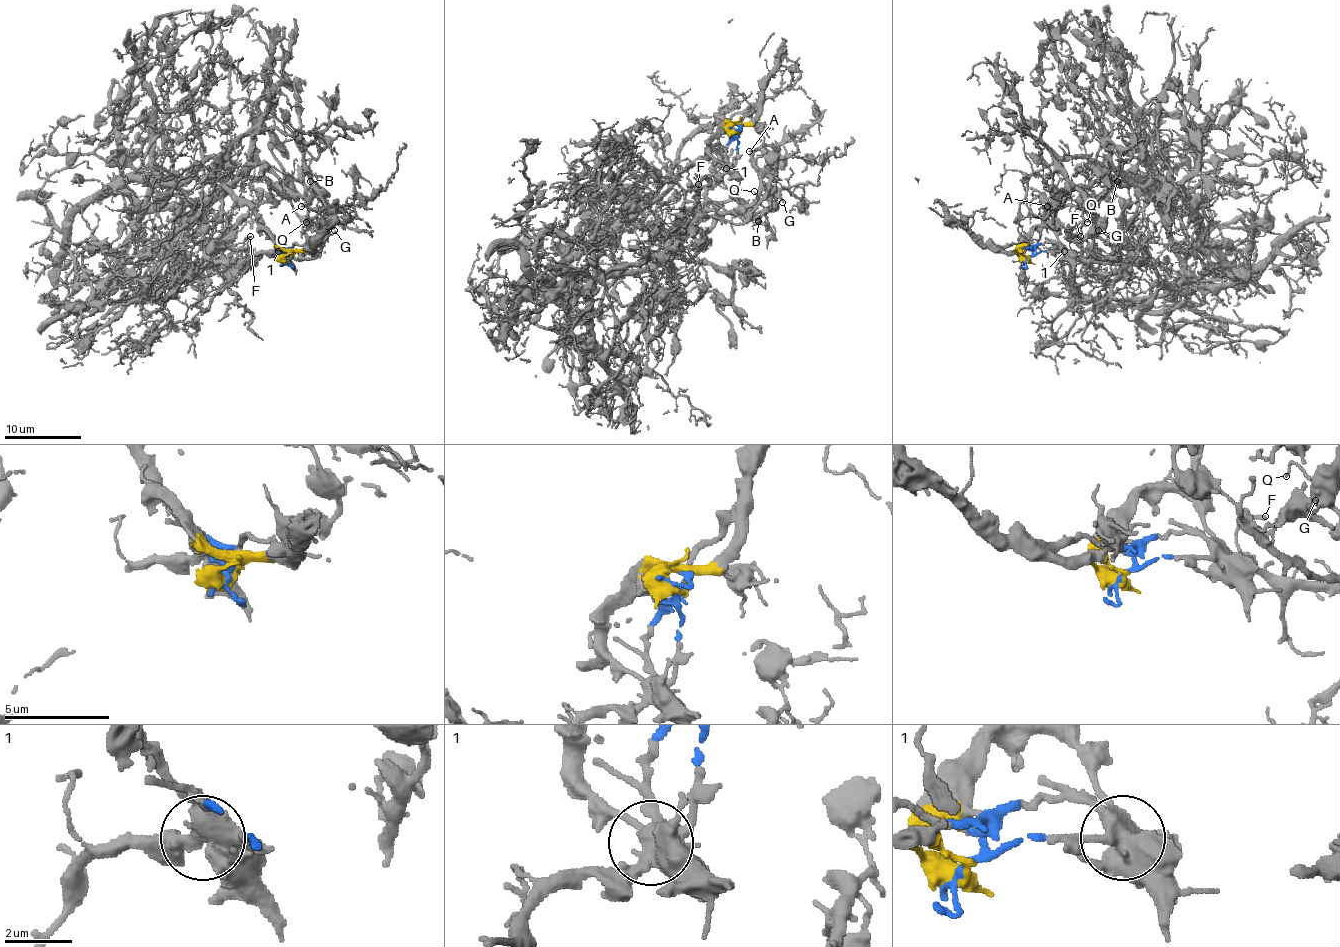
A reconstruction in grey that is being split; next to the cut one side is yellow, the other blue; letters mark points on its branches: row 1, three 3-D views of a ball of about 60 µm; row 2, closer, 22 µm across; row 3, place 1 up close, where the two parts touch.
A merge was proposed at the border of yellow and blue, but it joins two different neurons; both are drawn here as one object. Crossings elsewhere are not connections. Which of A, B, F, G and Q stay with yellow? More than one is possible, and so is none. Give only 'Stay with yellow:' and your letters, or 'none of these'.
Stay with yellow: A, B, G, Q

